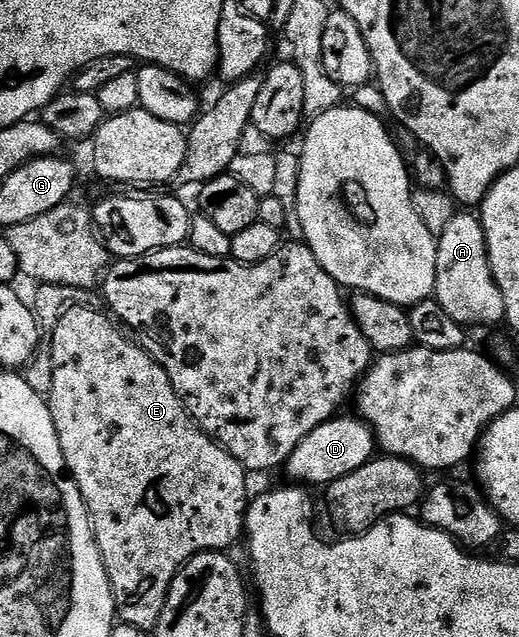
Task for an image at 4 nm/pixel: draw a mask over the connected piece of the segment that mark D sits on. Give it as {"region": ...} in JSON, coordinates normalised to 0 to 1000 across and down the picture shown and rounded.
{"region":[[[645,655],[634,658],[628,664],[618,664],[555,717],[547,728],[547,739],[561,746],[565,757],[574,761],[599,761],[607,758],[615,768],[626,766],[640,755],[655,749],[671,749],[671,743],[694,736],[711,721],[723,719],[724,697],[721,692],[721,677],[699,658],[676,655],[676,658],[659,658]]]}

